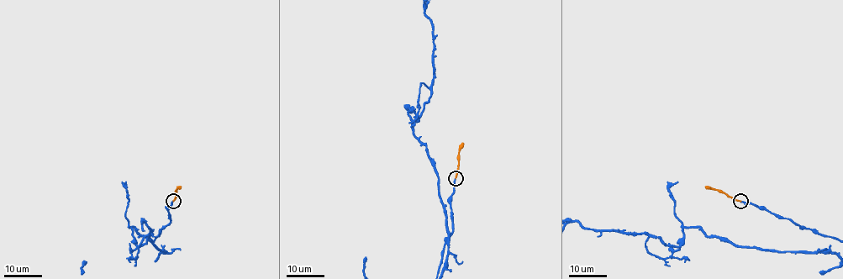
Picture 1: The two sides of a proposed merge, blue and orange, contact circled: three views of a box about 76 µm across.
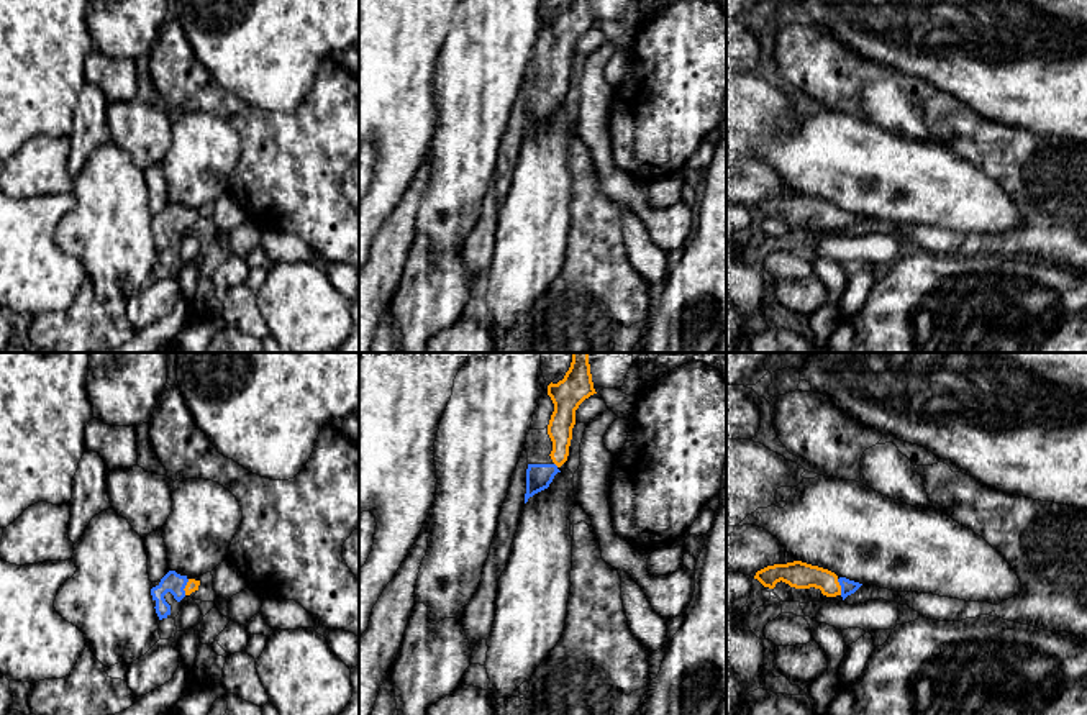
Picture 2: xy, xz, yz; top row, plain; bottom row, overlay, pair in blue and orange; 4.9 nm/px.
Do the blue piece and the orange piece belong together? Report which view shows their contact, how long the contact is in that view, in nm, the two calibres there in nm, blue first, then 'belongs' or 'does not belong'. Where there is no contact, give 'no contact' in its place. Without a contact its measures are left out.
xy | 80 nm | 100/60 nm | belongs

